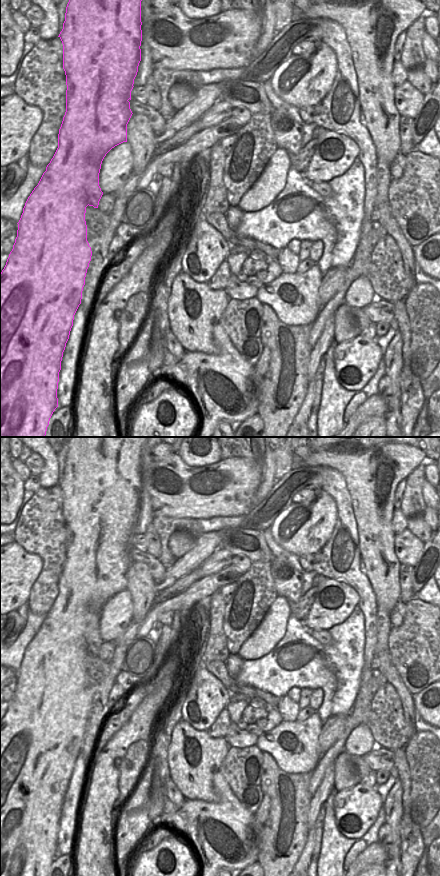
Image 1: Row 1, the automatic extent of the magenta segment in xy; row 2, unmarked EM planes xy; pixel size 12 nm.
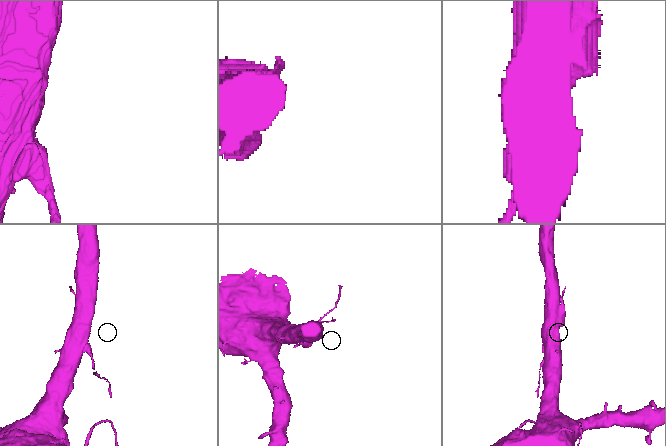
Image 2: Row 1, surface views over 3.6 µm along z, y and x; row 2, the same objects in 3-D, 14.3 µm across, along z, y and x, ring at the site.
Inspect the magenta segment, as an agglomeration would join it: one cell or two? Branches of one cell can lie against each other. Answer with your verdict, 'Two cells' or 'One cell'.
Two cells.

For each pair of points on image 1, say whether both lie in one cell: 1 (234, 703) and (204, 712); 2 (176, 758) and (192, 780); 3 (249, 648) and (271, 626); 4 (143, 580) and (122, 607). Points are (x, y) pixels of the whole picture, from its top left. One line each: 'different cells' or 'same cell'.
1: different cells
2: same cell
3: same cell
4: different cells

